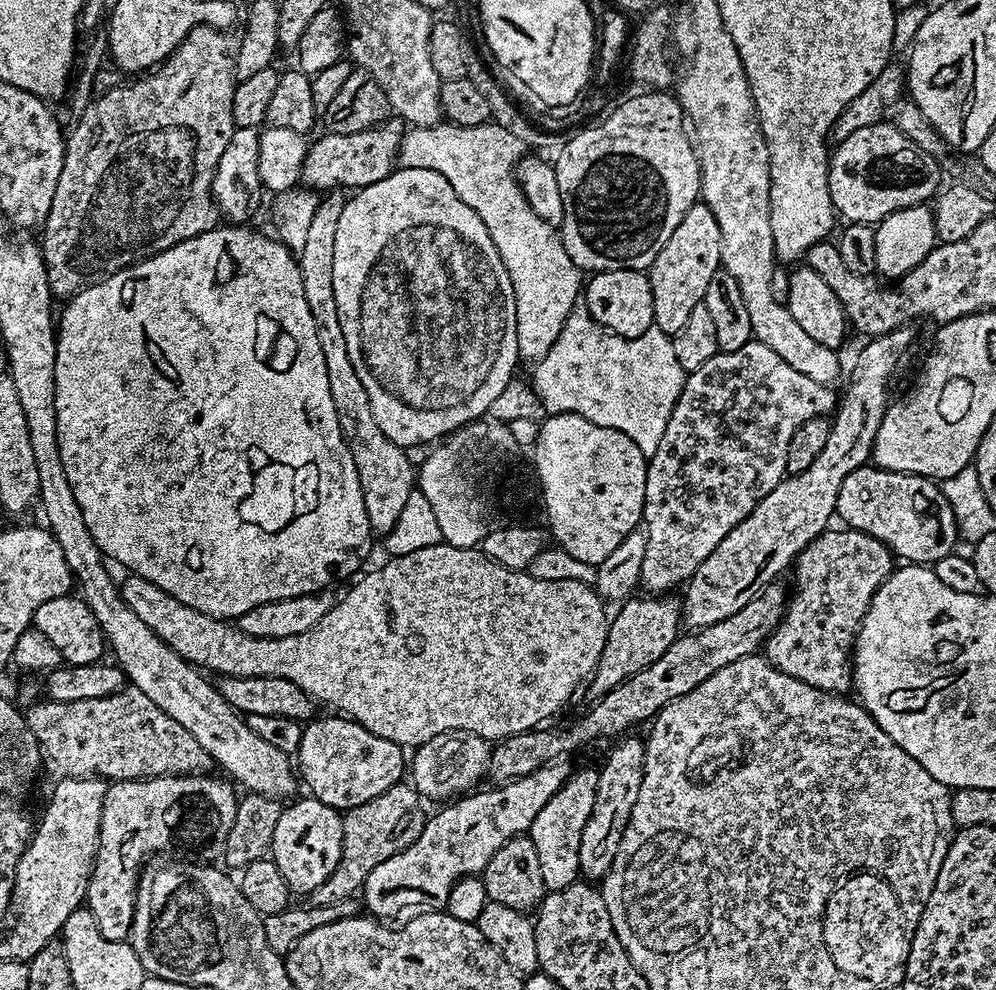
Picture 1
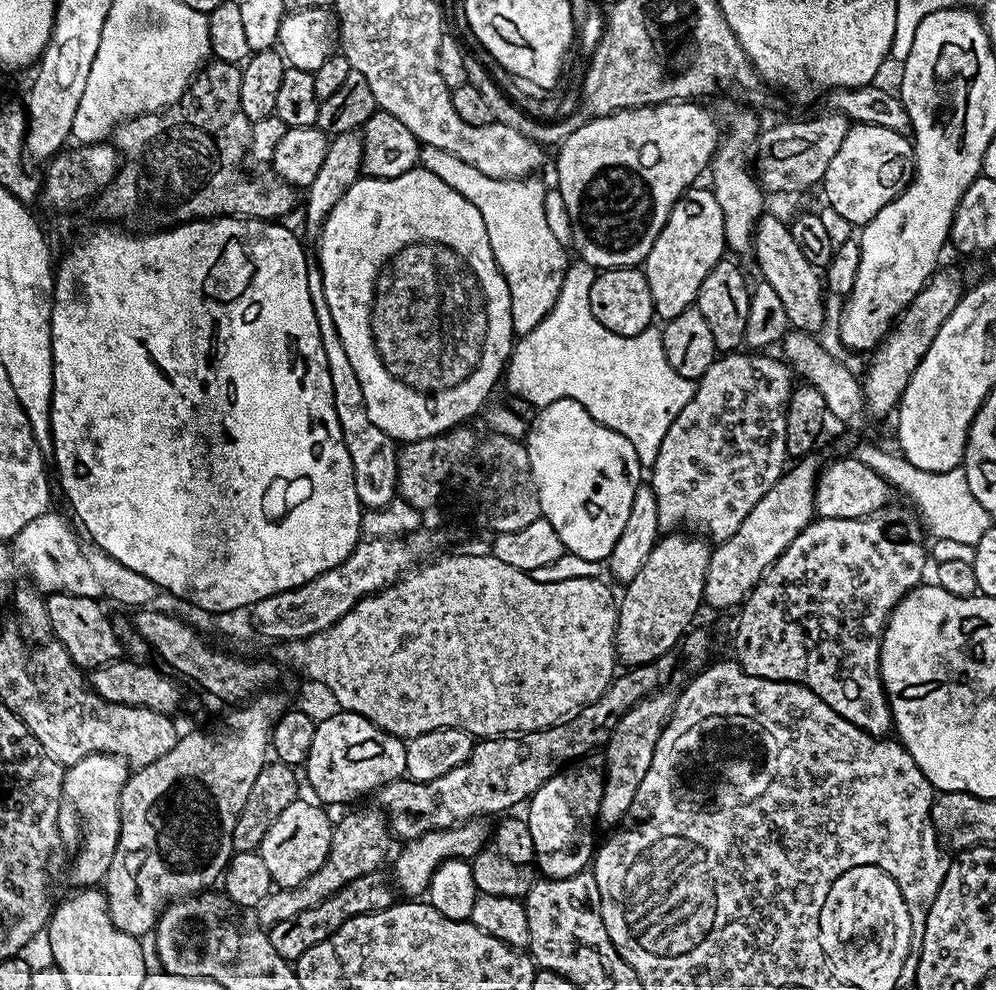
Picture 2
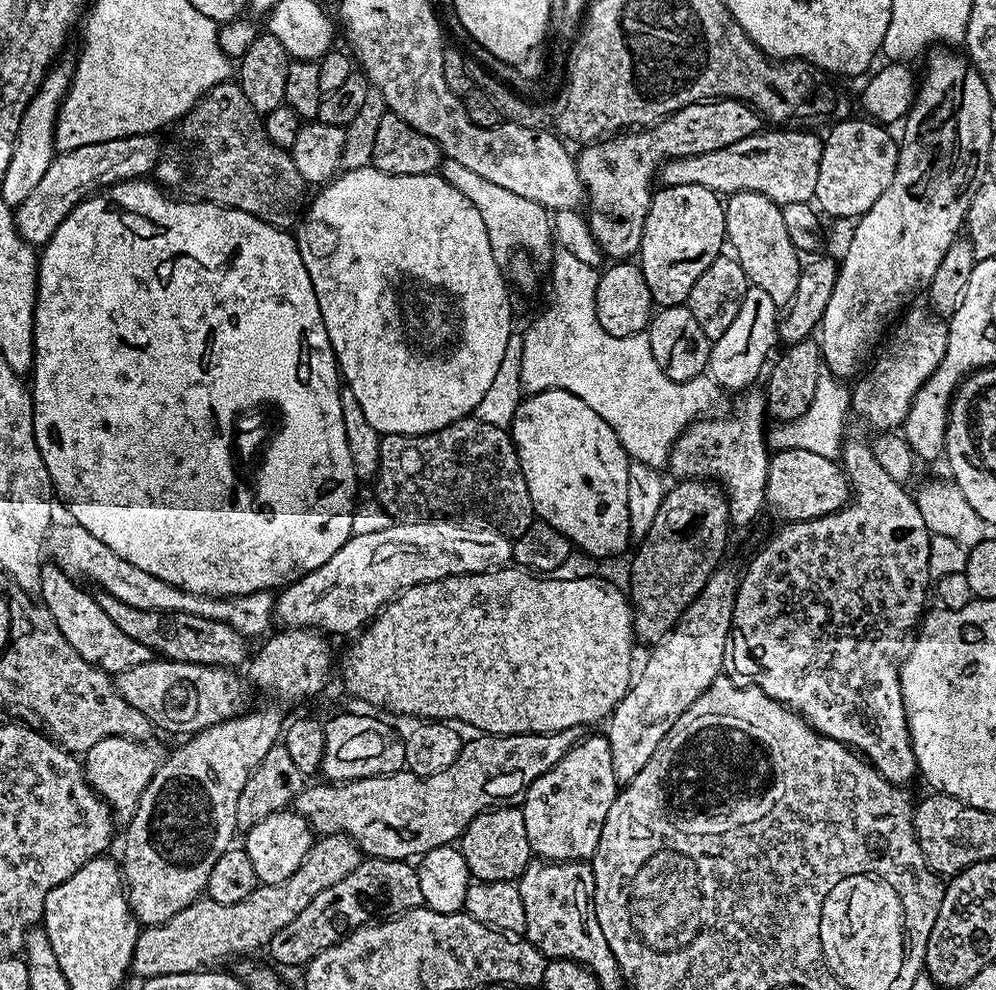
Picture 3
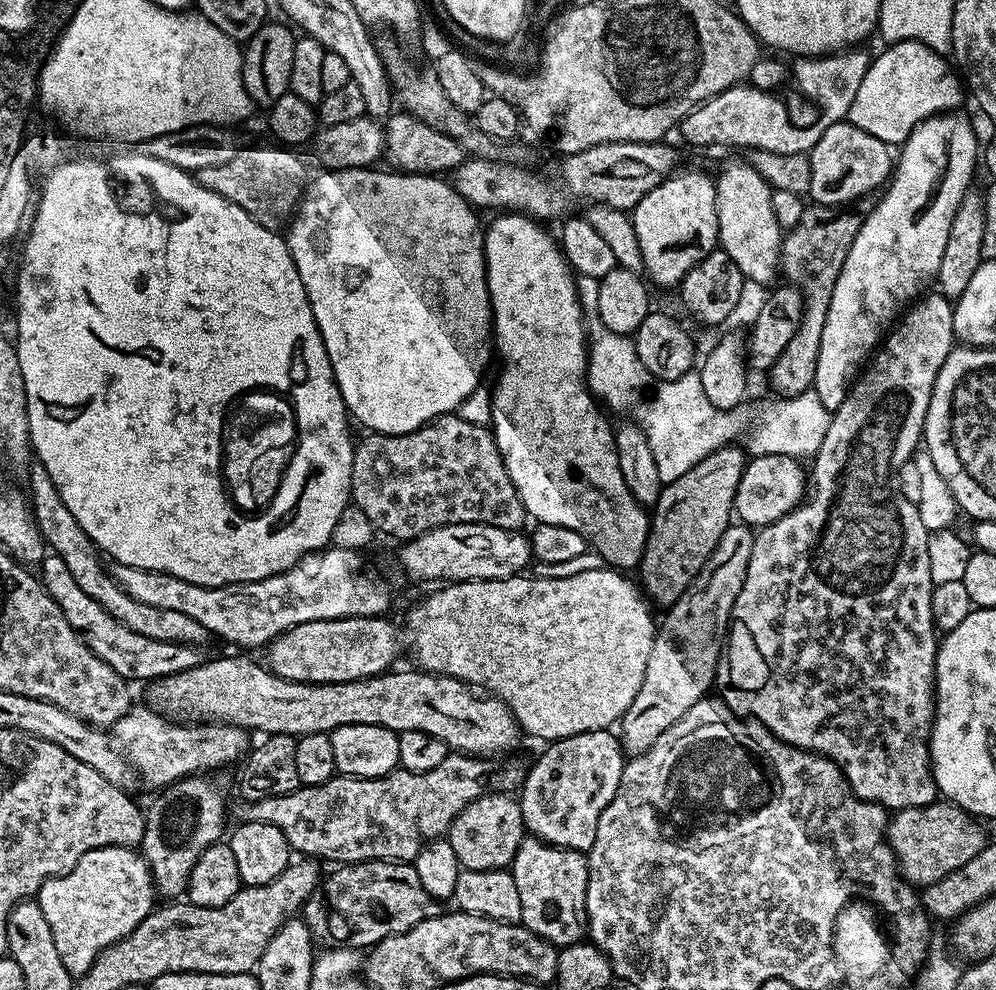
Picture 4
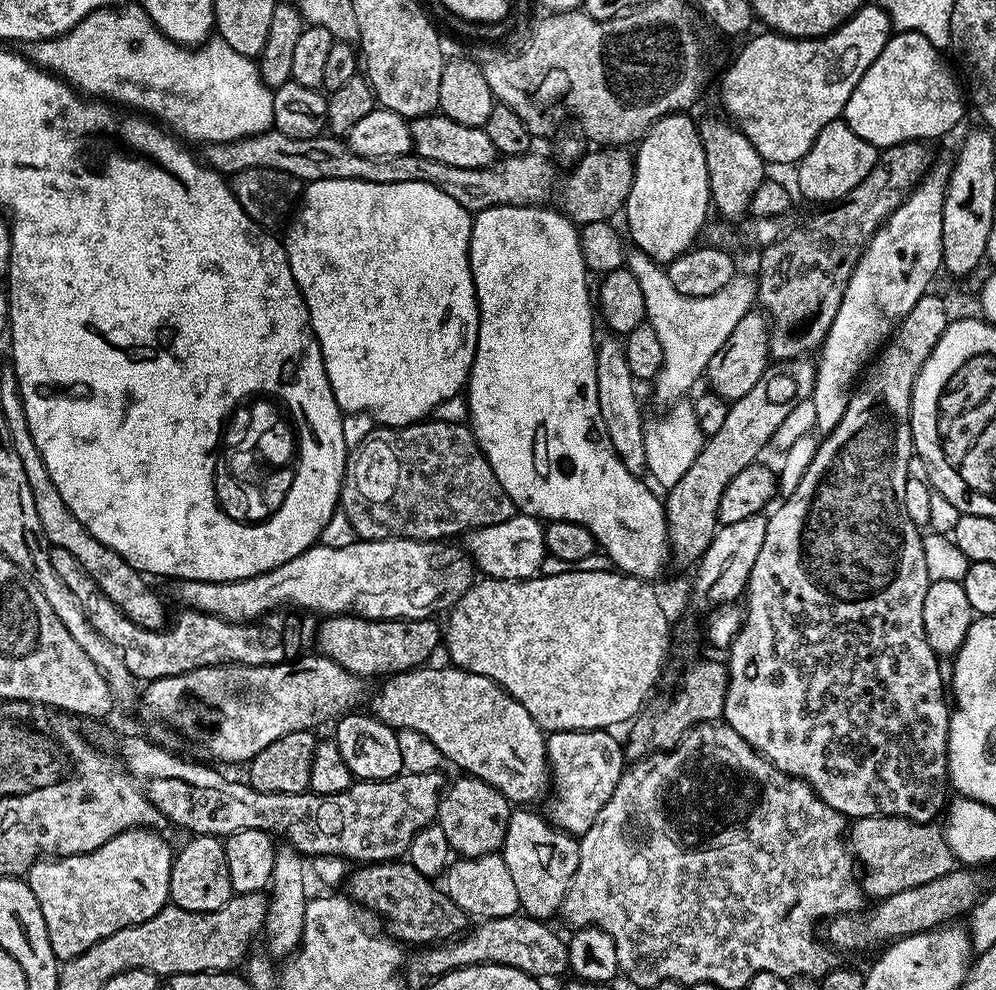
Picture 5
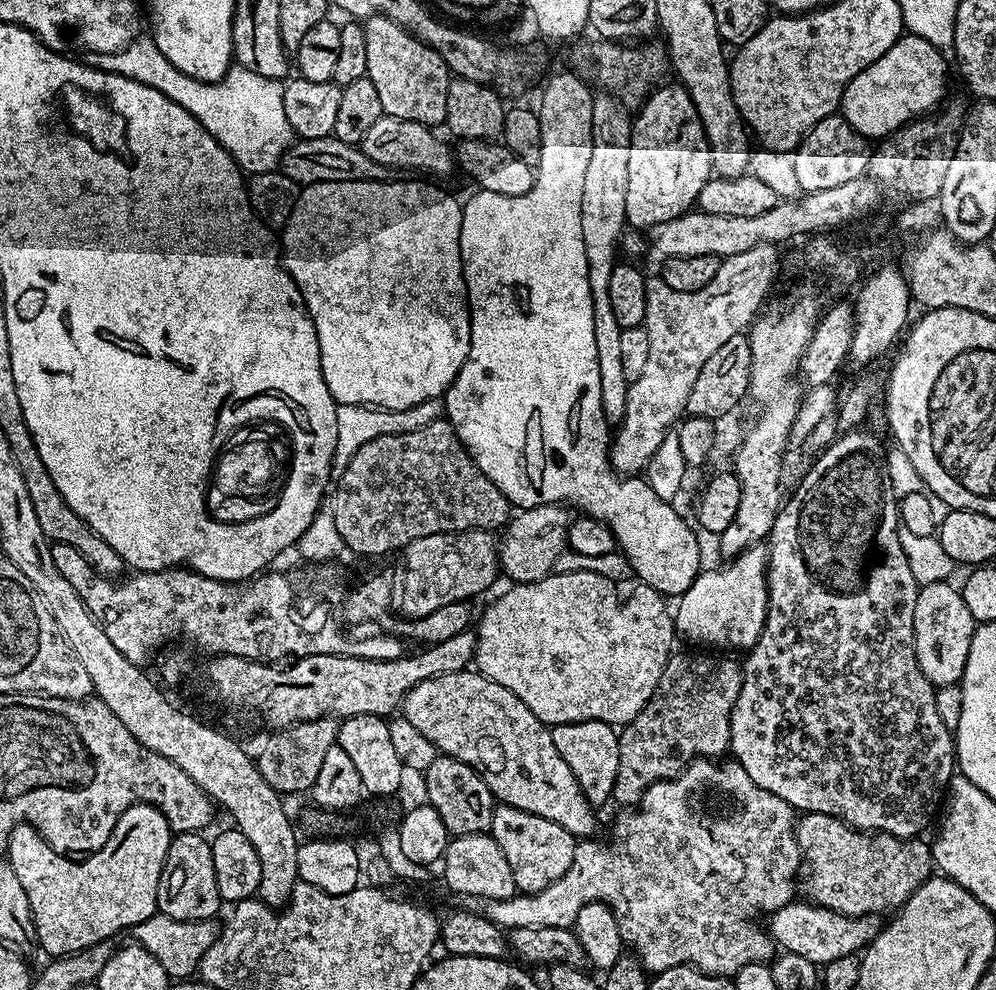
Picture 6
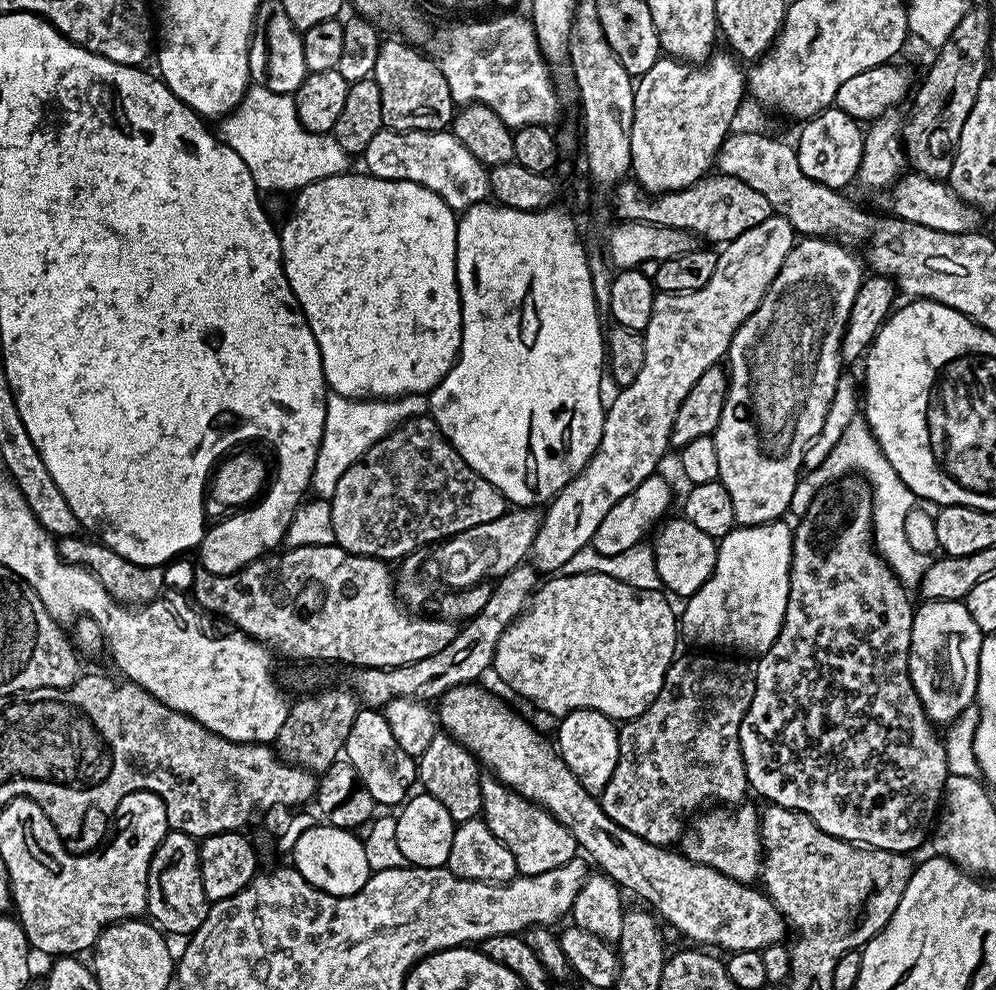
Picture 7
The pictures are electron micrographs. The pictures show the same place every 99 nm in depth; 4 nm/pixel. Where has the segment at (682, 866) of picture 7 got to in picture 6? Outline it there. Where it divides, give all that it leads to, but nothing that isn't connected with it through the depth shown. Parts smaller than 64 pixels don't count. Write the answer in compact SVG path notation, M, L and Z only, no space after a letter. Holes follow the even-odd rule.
M478 670L426 678L426 682L418 682L418 686L414 686L414 690L406 694L402 716L413 723L426 738L430 738L430 742L434 742L437 753L458 758L458 762L470 765L483 778L486 786L490 786L499 803L509 804L538 818L546 818L577 838L592 838L597 835L597 809L582 794L578 778L574 770L570 770L566 758L558 754L551 727L542 723L532 713L530 706L526 706L522 698L506 690L506 686L498 686L498 682L486 678ZM793 902L778 911L771 913L767 931L773 941L780 944L784 952L793 952L809 959L817 966L834 962L834 958L846 958L863 953L882 929L879 915L847 916L832 912L829 908L822 908L819 904Z

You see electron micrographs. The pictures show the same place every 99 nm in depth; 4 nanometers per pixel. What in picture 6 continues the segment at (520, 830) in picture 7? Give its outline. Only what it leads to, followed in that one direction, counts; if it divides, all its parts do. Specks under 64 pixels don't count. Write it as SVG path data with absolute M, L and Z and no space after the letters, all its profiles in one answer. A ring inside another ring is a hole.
M497 803L494 810L490 834L498 846L502 846L502 854L506 854L506 863L510 865L510 874L514 874L514 882L521 893L546 890L550 882L562 878L562 874L570 870L578 843L577 837L571 836L562 826L502 803Z

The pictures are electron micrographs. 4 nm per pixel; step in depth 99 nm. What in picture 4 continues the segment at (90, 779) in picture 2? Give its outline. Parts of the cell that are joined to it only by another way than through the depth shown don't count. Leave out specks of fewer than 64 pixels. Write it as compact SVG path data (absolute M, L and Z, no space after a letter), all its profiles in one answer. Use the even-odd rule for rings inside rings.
M147 706L133 707L131 712L111 725L110 731L128 763L135 768L137 777L155 790L163 790L185 776L207 773L207 768L220 768L223 764L234 763L236 759L239 761L250 748L249 733L238 726L167 720Z

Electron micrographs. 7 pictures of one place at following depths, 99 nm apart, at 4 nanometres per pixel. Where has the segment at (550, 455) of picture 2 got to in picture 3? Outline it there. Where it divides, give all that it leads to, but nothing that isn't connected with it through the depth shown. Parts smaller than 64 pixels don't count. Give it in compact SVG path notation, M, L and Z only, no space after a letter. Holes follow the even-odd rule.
M551 388L545 392L533 392L525 395L521 399L520 405L516 407L516 413L512 418L510 435L516 443L516 453L520 459L522 474L526 478L526 486L530 490L532 511L543 523L554 526L554 530L558 530L565 538L572 541L573 545L581 553L588 553L588 555L595 558L616 556L627 544L630 544L632 527L626 510L626 470L630 463L630 457L628 451L622 446L618 434L614 434L612 427L602 418L598 418L598 414L594 414L594 410L590 410L590 406L586 406L586 402L582 402L582 398L578 398L561 388Z

